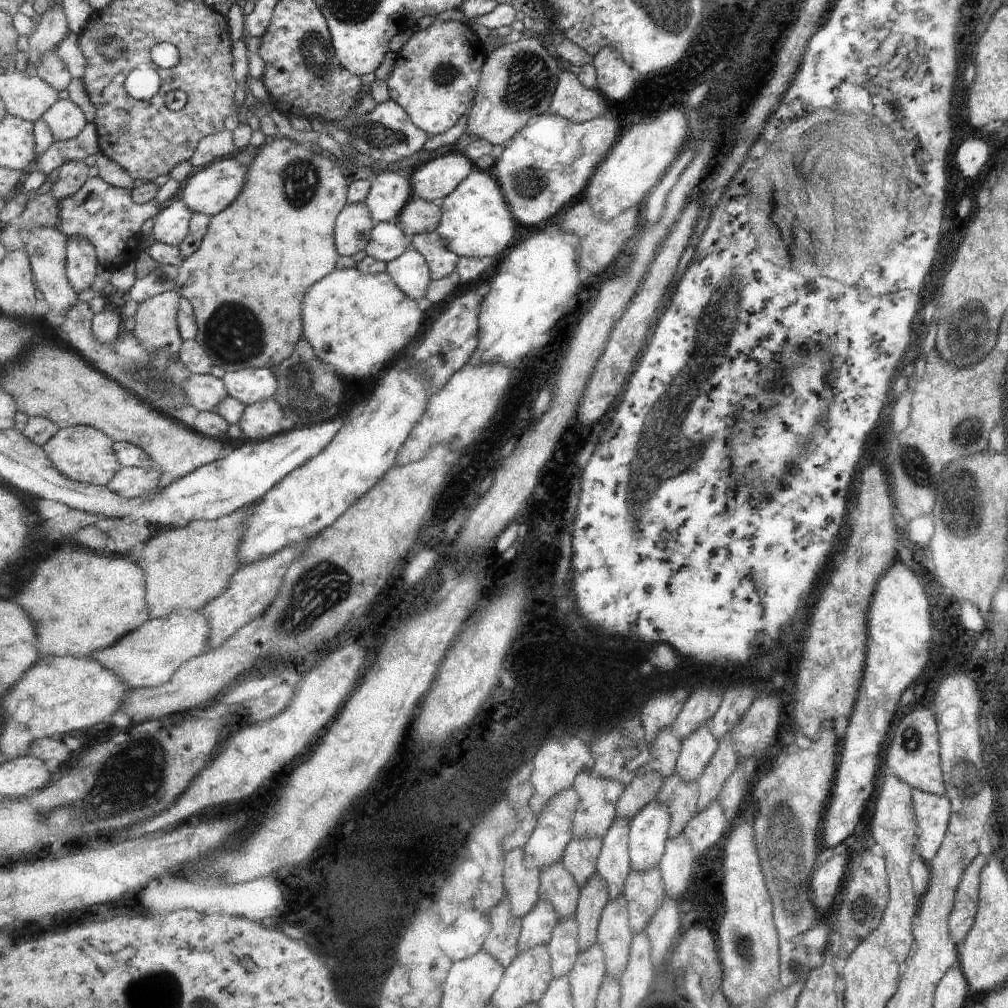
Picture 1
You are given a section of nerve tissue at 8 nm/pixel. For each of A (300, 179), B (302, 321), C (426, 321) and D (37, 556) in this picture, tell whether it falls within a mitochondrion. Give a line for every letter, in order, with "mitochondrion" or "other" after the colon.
A: mitochondrion
B: other
C: other
D: other

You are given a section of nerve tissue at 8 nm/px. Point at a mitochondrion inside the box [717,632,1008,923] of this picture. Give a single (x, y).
(967, 780)

